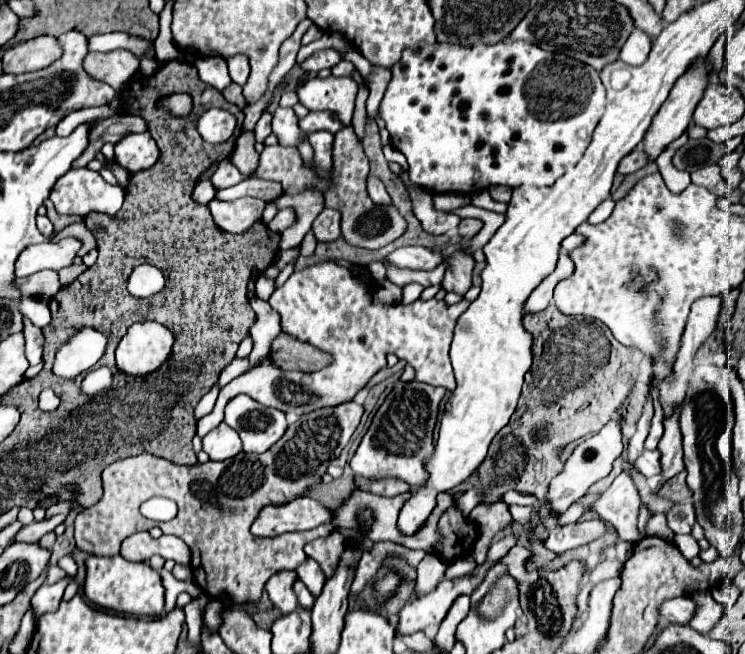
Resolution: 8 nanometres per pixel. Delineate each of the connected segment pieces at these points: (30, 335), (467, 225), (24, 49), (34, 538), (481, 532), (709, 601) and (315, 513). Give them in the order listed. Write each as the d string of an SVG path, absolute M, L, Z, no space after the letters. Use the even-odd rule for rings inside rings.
M24 320L24 336L26 336L26 358L30 362L30 366L38 364L42 360L42 330L30 326L30 322Z
M466 218L466 220L460 220L460 226L458 226L458 232L462 238L472 238L480 232L482 228L482 220L474 220L474 218Z
M38 36L34 40L20 42L4 52L2 56L4 72L24 74L24 72L42 70L58 58L58 52L62 52L62 48L58 46L58 40L50 36Z
M58 514L58 516L52 516L52 518L48 518L48 520L42 520L42 522L32 522L32 524L24 526L24 528L18 532L16 540L18 540L18 542L20 542L20 540L22 540L22 542L38 542L44 534L54 532L56 526L66 520L66 516L68 516L68 514Z
M496 502L490 506L476 506L470 512L470 522L478 528L478 540L472 546L472 558L476 562L482 562L494 534L498 532L498 528L512 524L512 516L504 502Z
M696 592L696 594L692 594L692 600L696 604L696 612L694 612L692 620L688 622L688 626L700 634L708 634L712 630L712 626L722 618L724 608L714 602L710 592Z
M306 496L284 506L266 506L252 524L252 534L274 538L286 532L310 530L324 522L330 522L330 510Z

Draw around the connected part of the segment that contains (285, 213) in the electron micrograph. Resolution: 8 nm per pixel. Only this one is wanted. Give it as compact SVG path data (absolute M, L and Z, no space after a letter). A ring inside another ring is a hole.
M282 208L282 210L278 210L278 214L274 216L274 220L268 224L268 228L274 230L274 232L282 232L284 228L290 226L290 222L294 222L294 212L292 212L290 208Z

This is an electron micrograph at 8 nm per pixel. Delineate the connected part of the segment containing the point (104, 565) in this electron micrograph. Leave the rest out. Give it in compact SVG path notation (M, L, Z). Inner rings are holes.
M120 554L112 558L90 556L86 560L86 598L106 610L134 614L134 616L160 616L164 612L164 588L156 570L146 562L128 562Z

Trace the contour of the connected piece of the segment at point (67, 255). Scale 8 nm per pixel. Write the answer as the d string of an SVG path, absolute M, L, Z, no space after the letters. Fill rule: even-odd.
M64 238L60 242L42 242L26 246L16 260L16 276L28 276L41 270L59 271L70 266L74 256L80 250L76 238Z

